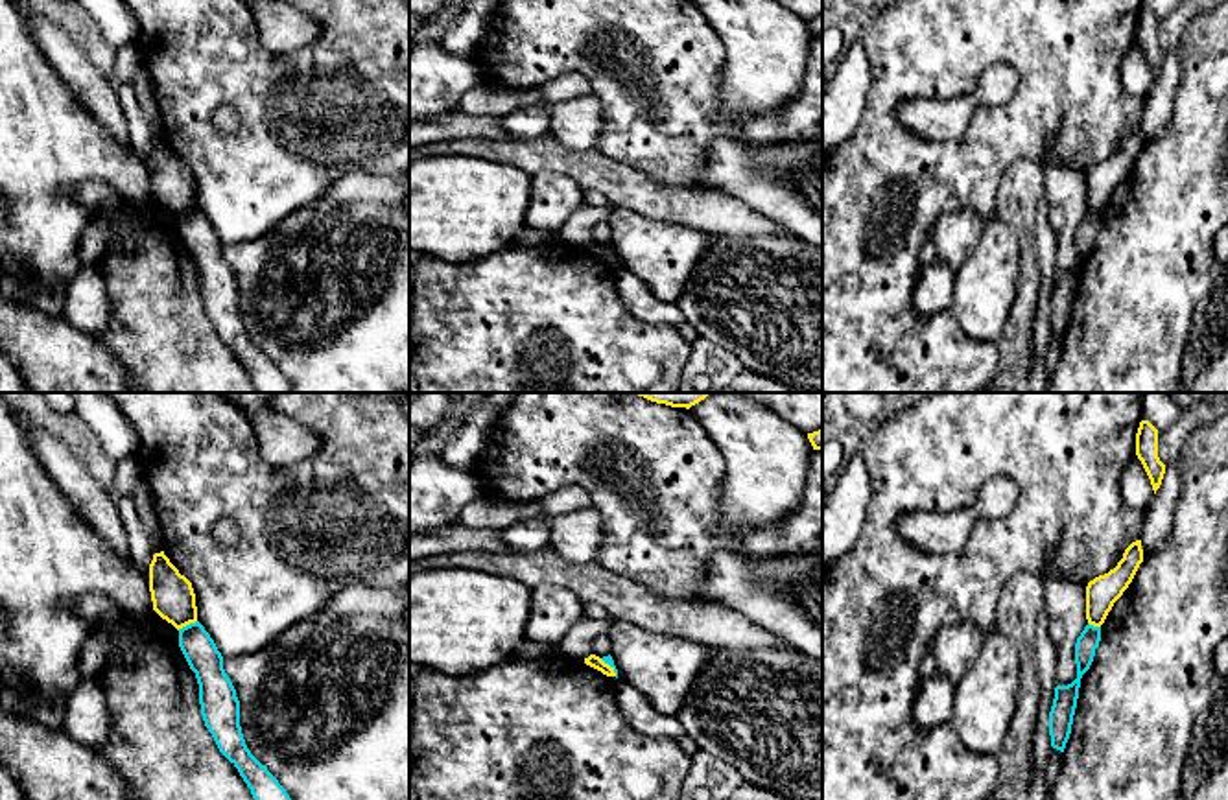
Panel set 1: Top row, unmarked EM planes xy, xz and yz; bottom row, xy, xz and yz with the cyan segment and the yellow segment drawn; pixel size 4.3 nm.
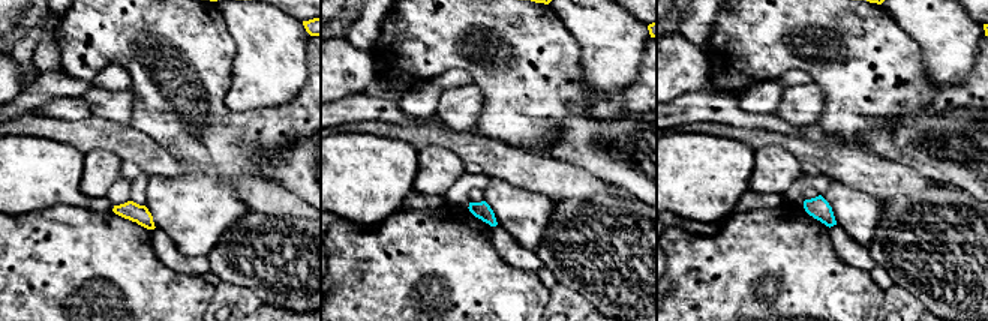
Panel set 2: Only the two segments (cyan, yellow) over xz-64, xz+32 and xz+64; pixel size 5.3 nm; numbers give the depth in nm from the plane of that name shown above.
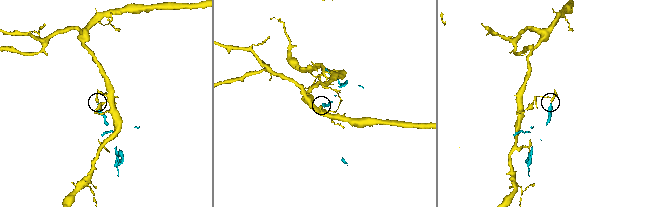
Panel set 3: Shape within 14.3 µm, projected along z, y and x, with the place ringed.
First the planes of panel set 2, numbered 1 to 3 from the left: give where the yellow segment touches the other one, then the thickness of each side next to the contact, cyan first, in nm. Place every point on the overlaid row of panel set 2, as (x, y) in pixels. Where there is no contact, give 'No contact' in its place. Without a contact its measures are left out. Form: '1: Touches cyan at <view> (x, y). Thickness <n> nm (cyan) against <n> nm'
1: No contact
2: No contact
3: No contact

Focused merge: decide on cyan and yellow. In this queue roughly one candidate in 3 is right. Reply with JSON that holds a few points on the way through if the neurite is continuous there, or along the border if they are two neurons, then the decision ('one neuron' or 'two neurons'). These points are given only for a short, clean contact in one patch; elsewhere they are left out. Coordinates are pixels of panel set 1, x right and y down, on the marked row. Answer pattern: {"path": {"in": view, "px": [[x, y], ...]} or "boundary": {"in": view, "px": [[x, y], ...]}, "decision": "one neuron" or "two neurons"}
{"boundary": {"in": "xy", "px": [[196, 620], [177, 629]]}, "decision": "two neurons"}

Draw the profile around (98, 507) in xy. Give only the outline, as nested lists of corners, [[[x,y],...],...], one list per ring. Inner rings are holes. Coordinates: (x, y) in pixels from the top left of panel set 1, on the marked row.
[[[22,422],[30,446],[42,468],[68,498],[76,512],[124,559],[129,555],[129,544],[124,522],[118,514],[118,503],[111,490],[100,487],[85,465],[70,448],[28,422]]]

